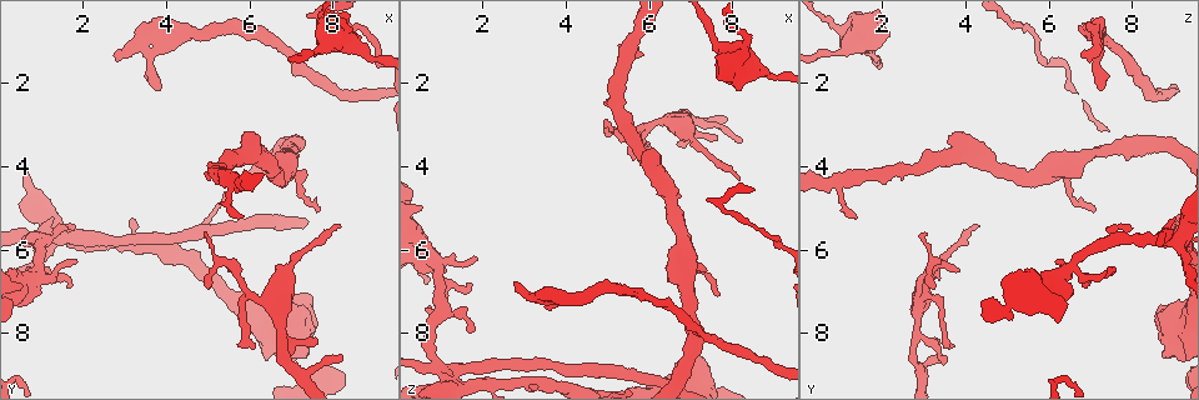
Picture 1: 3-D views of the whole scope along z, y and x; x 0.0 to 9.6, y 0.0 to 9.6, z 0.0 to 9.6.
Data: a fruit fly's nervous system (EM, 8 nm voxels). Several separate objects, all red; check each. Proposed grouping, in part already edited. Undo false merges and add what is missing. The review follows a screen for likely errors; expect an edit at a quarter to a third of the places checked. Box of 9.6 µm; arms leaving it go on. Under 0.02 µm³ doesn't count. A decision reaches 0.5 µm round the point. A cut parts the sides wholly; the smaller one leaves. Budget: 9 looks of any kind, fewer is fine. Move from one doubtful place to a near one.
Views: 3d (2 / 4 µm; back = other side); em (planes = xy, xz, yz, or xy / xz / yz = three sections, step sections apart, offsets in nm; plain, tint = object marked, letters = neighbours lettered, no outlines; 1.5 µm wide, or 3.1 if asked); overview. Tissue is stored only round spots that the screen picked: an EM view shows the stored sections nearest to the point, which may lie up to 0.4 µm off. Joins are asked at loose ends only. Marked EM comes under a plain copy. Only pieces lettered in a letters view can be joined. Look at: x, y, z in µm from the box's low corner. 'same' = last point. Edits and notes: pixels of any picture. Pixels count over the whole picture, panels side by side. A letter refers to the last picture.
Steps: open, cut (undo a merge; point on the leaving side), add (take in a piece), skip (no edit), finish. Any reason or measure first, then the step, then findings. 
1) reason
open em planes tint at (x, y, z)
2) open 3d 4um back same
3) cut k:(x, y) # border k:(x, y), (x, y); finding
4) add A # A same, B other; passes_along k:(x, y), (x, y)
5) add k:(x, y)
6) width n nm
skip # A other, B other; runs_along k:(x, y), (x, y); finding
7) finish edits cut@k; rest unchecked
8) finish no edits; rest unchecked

open 3d 2um at (6.75, 8.05, 2.80)

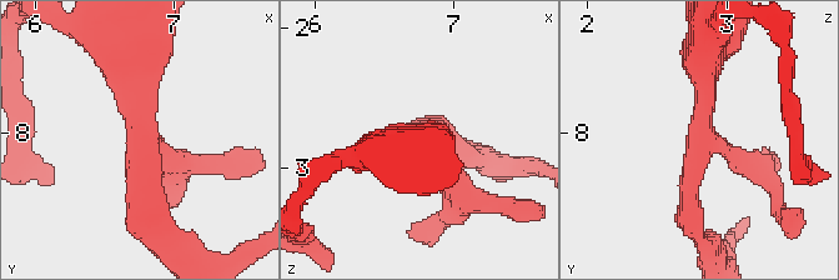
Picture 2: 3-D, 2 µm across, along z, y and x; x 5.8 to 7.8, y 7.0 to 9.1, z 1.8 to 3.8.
open em planes letters at (6.80, 8.02, 2.80)

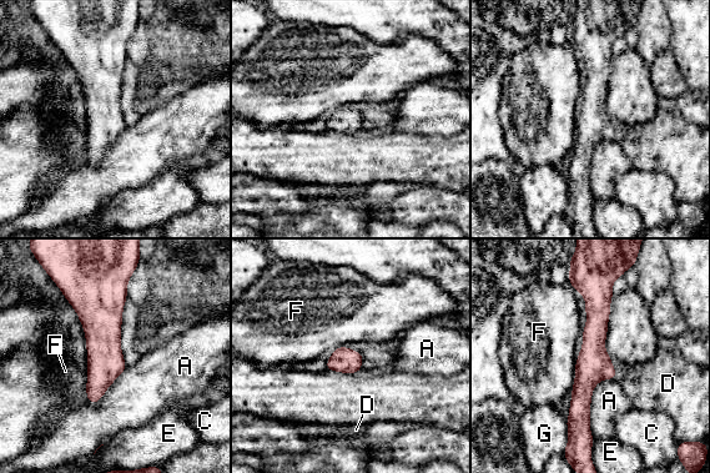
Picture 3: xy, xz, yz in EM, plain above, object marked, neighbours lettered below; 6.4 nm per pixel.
skip # A other, C other, D other, E other, F other, G other; all the same neuron

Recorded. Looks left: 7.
end of a long branch
open 3d 4um at (8.15, 5.40, 4.35)

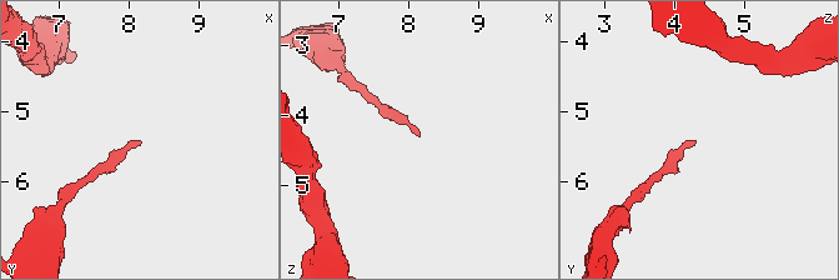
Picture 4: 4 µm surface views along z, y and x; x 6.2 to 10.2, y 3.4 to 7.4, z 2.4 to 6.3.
need the tissue
open em planes letters at (8.15, 5.40, 4.30)

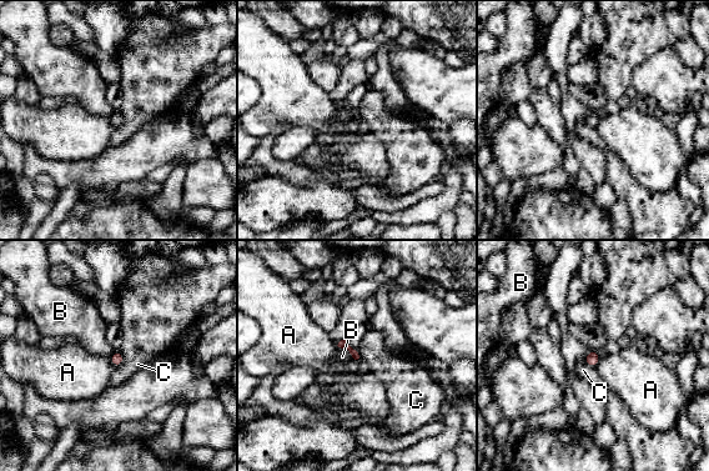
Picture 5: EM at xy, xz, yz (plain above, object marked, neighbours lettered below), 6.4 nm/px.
longest_contact B 140 nm
skip # A other, B other, C other; border 5:(584, 356), (584, 361), (592, 367); none of them fits

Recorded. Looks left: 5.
free end
open em xy step 8 letters at (1.90, 6.25, 6.10)

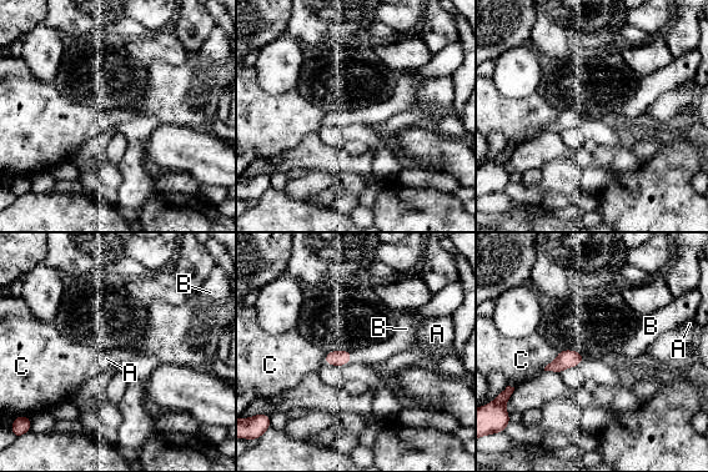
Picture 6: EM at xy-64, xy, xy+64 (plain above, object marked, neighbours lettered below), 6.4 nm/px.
longest_contact C 160 nm
add B # A other, B same, C other; the neuron continues

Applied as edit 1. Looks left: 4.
calibre changes
open em planes letters at (0.95, 5.65, 8.75)

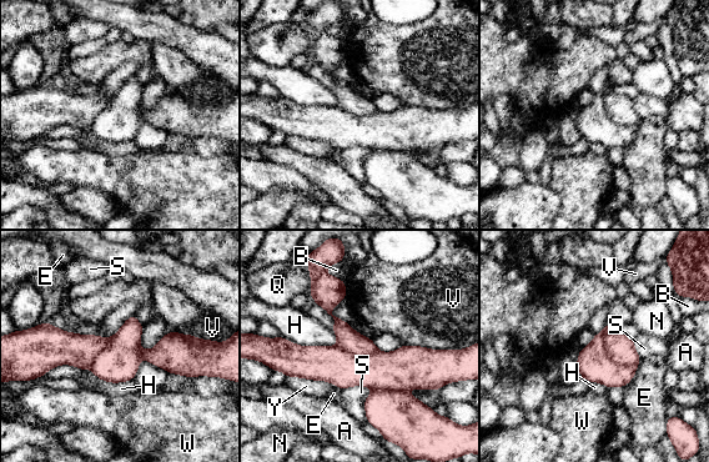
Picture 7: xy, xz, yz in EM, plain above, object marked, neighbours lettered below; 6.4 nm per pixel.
longest_contact H 380 nm
cut 7:(620, 348) # A other, B other, E other, H other, N other, Q other, S other, V other, W other, Y other; two neurons meet here

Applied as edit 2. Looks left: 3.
finish edits add@6, cut@7; rest unchecked

